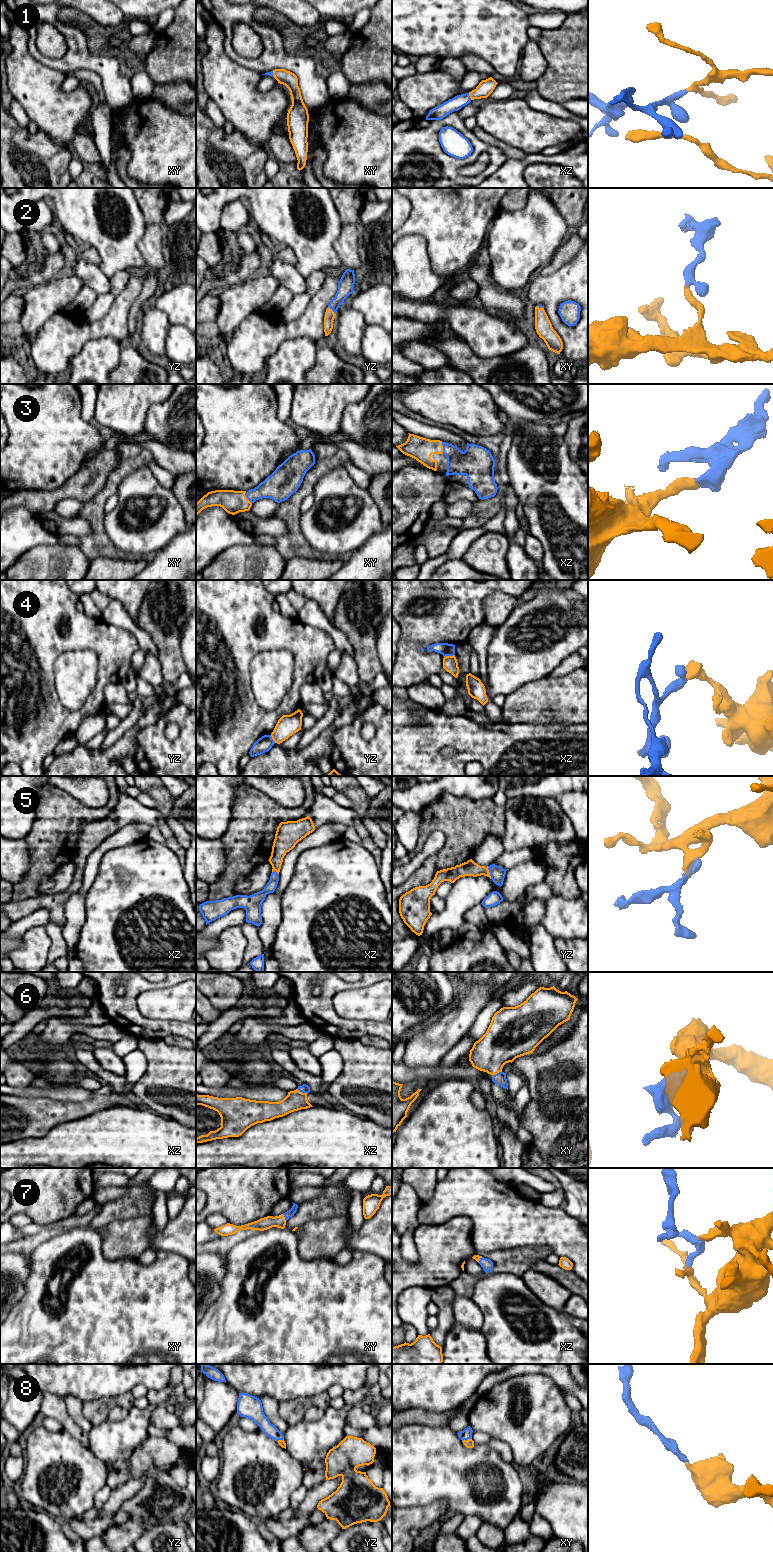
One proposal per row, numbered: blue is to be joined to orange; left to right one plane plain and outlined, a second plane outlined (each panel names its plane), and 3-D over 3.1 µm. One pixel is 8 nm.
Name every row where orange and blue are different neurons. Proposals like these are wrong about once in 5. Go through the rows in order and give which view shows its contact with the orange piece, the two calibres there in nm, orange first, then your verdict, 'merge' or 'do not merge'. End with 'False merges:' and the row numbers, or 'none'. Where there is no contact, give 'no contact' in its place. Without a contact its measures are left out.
1: meets orange in xz; 120 nm thick on the orange side, 110 nm on the other; merge
2: meets orange in yz; 80 nm thick on the orange side, 130 nm on the other; merge
3: meets orange in xz; 190 nm thick on the orange side, 200 nm on the other; merge
4: meets orange in xz; 120 nm thick on the orange side, 100 nm on the other; do not merge
5: meets orange in yz; 120 nm thick on the orange side, 120 nm on the other; merge
6: meets orange in xz; 160 nm thick on the orange side, 70 nm on the other; merge
7: meets orange in xy; 100 nm thick on the orange side, 60 nm on the other; merge
8: meets orange in xy; 70 nm thick on the orange side, 90 nm on the other; merge
False merges: 4

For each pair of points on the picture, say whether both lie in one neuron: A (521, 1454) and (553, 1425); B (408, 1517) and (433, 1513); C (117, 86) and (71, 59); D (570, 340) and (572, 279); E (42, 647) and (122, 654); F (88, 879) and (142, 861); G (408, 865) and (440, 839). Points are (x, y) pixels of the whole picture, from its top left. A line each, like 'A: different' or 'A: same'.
A: same
B: same
C: same
D: same
E: same
F: different
G: same

